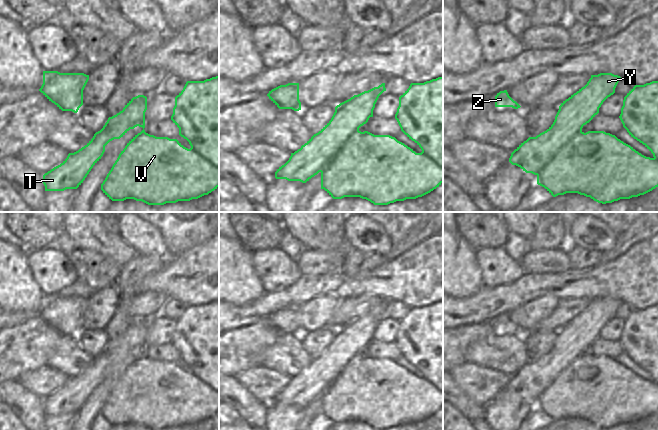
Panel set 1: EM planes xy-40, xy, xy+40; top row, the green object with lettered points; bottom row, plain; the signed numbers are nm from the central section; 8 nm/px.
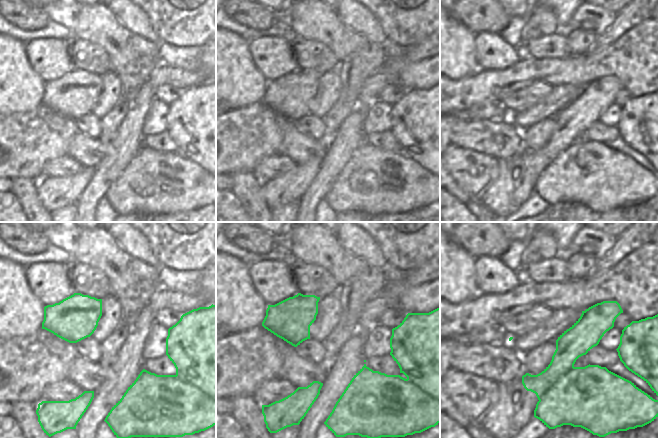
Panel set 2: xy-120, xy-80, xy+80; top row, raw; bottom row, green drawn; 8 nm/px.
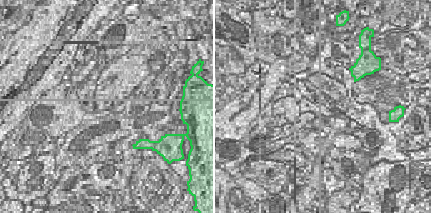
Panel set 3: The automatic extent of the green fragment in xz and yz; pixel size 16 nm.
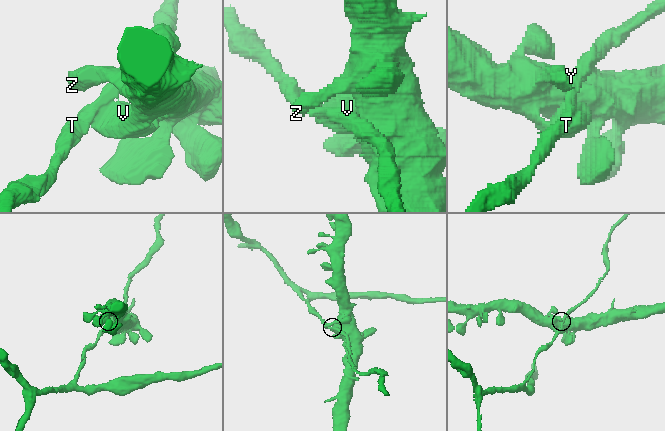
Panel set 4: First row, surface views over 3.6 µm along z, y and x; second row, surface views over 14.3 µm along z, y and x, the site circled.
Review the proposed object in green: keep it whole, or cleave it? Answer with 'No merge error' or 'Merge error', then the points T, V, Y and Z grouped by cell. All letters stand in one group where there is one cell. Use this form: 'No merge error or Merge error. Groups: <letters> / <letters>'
Merge error. Groups: T Y / V Z

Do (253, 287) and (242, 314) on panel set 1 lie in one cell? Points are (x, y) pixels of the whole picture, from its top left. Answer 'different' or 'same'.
different

